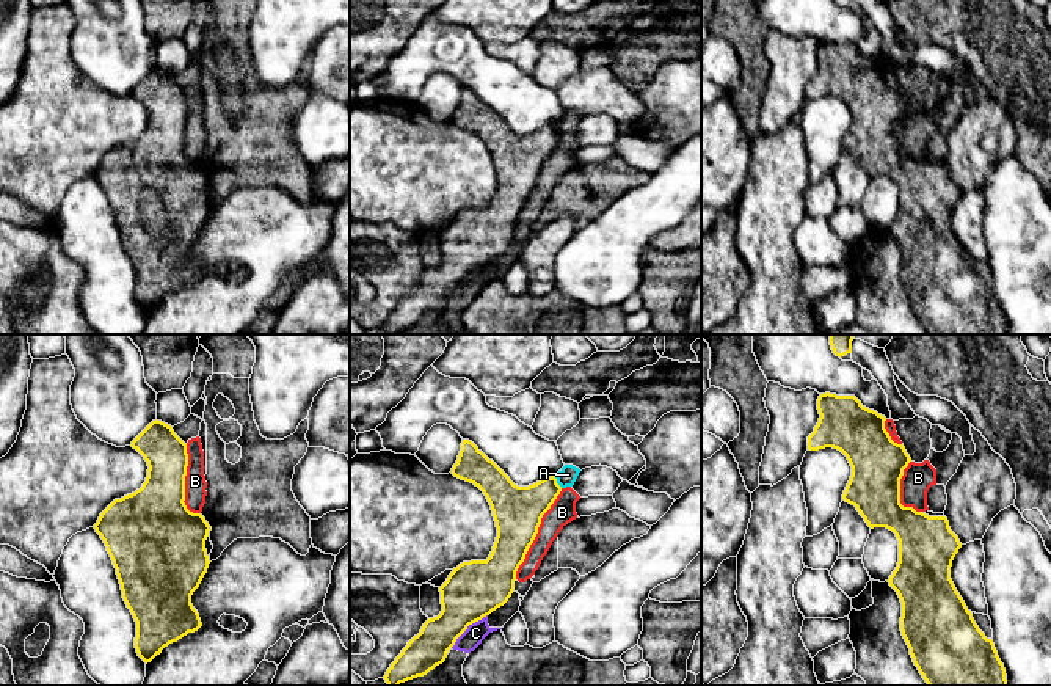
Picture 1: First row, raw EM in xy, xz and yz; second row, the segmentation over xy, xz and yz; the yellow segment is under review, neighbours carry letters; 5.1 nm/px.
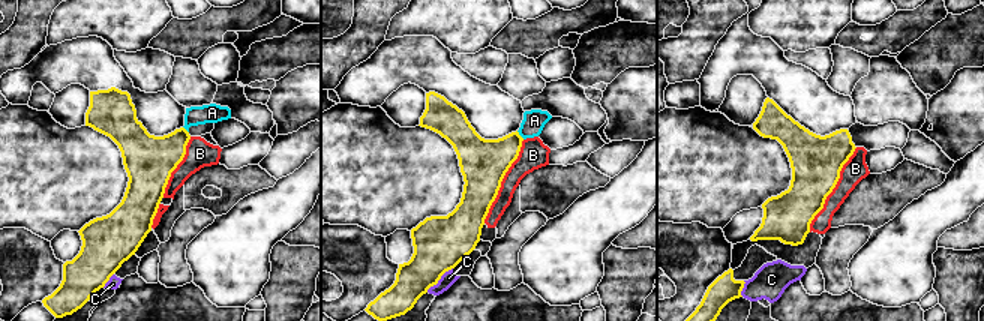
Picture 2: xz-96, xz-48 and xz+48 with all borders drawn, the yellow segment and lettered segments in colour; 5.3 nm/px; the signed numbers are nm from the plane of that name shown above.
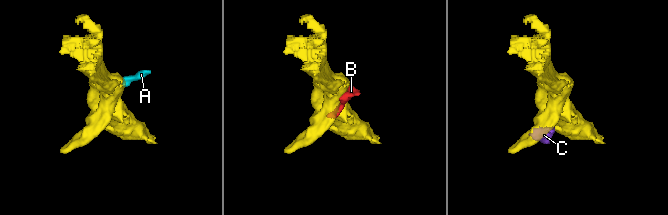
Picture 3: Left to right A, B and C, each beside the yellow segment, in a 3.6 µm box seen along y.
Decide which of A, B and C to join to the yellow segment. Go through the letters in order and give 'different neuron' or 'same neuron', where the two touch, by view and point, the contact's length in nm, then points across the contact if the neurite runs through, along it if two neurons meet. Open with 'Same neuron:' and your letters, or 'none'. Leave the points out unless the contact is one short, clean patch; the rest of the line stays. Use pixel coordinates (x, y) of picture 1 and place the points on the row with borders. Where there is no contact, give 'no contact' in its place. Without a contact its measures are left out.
Same neuron: none
A: different neuron; contact xz (556, 482); length 70 nm; border xz (554, 478), (562, 487)
B: different neuron; contact xz (537, 532); length 500 nm
C: different neuron; contact xz (466, 628); length 260 nm; border xz (487, 614), (472, 622), (450, 647)

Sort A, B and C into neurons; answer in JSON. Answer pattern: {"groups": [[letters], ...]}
{"groups": [["A", "B", "C"]]}

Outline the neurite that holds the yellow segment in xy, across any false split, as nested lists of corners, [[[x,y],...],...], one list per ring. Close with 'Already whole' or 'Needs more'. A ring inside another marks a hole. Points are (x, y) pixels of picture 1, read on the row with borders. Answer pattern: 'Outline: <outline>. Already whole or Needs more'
Outline: [[[155,419],[130,446],[147,462],[146,482],[135,493],[115,499],[100,513],[94,529],[107,546],[122,598],[136,622],[136,653],[147,664],[165,647],[202,626],[191,595],[210,564],[205,549],[210,526],[201,513],[190,512],[184,502],[188,454],[187,444],[173,427]]]. Already whole

